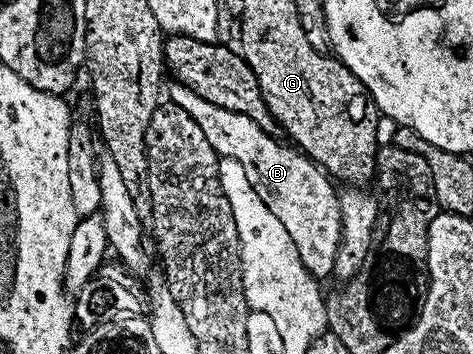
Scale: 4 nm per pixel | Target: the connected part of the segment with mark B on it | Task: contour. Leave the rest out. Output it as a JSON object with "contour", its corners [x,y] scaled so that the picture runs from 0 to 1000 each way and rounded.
{"contour":[[[364,234],[359,291],[383,299],[425,356],[433,390],[442,390],[442,412],[463,432],[465,444],[486,446],[518,469],[518,503],[526,503],[535,537],[577,593],[577,616],[586,616],[611,650],[611,672],[619,672],[619,695],[628,695],[628,718],[636,718],[636,740],[645,740],[645,763],[668,785],[698,782],[708,763],[708,732],[721,684],[721,593],[717,590],[717,542],[693,497],[664,452],[641,438],[613,404],[596,407],[575,376],[552,367],[535,333],[518,333],[518,322],[493,322],[493,311],[467,311],[467,299],[450,299],[450,288],[433,288],[408,254],[389,237]]]}

